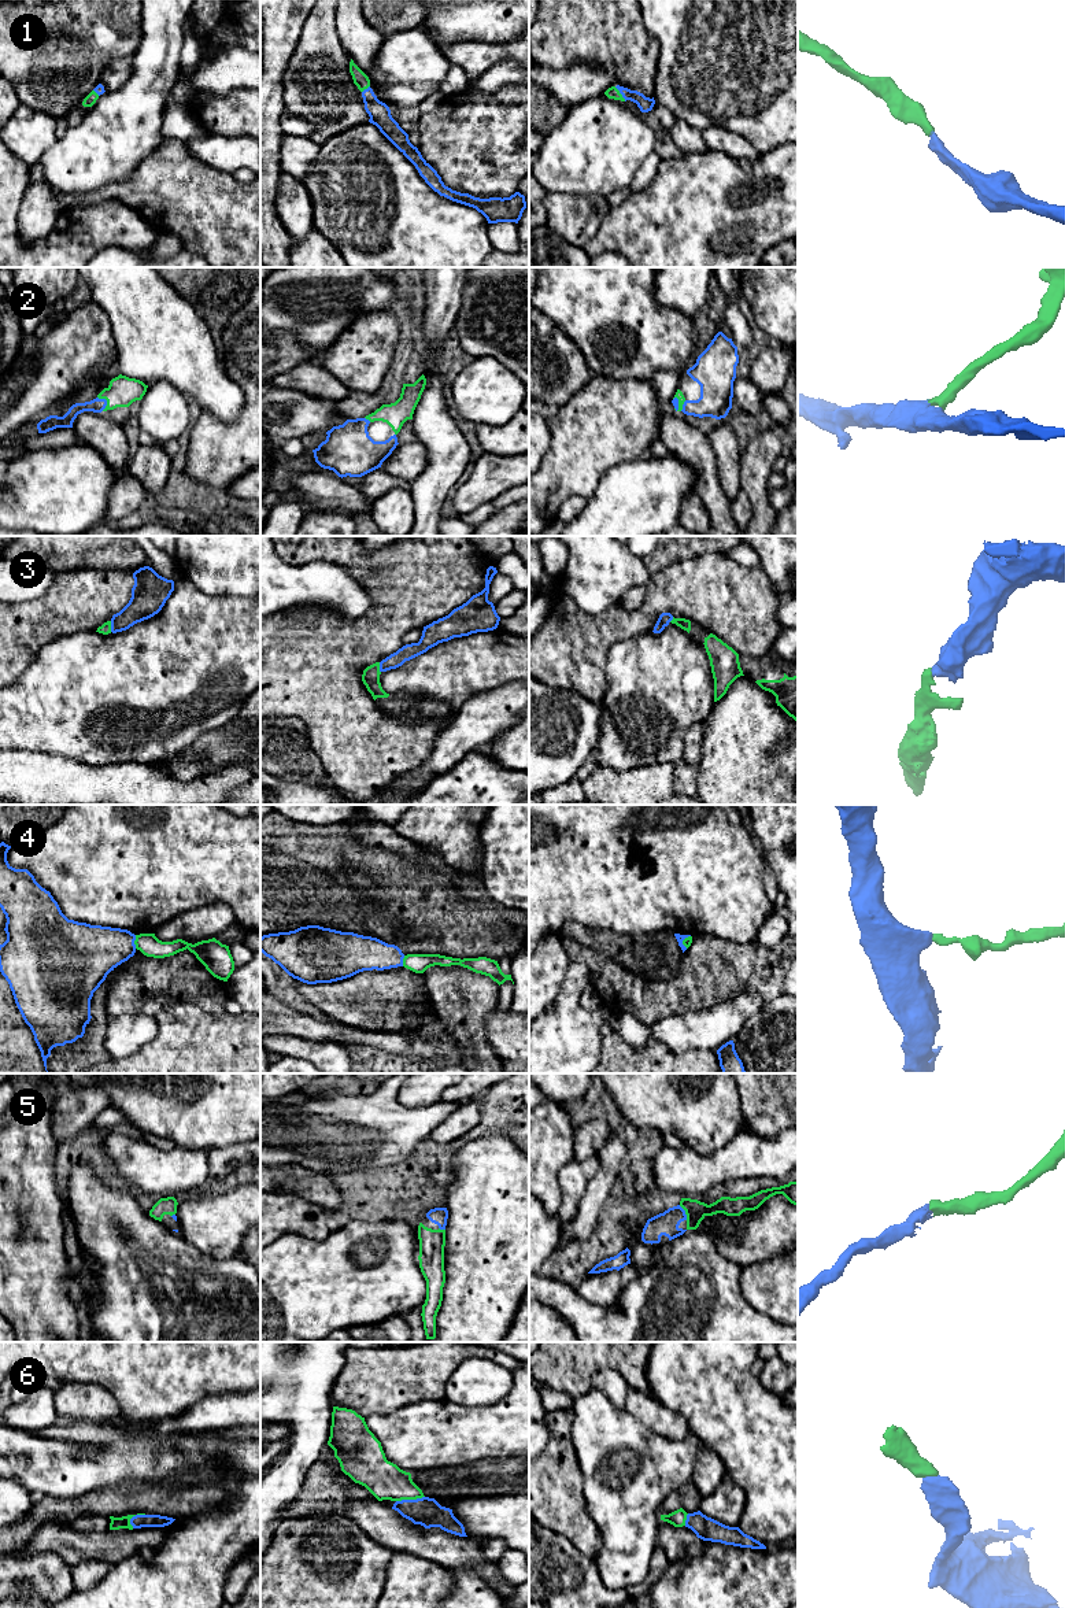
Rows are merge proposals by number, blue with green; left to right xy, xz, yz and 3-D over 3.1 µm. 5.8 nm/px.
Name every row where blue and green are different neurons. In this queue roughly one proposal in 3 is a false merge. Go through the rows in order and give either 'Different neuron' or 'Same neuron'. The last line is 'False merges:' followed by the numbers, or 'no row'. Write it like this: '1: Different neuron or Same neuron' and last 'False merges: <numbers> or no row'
1: Same neuron
2: Same neuron
3: Same neuron
4: Different neuron
5: Same neuron
6: Same neuron
False merges: 4

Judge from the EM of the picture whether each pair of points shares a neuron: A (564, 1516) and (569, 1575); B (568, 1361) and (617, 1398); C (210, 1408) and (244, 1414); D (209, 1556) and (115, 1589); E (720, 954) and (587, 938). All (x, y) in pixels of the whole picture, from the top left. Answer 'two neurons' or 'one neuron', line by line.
A: two neurons
B: two neurons
C: one neuron
D: one neuron
E: two neurons

